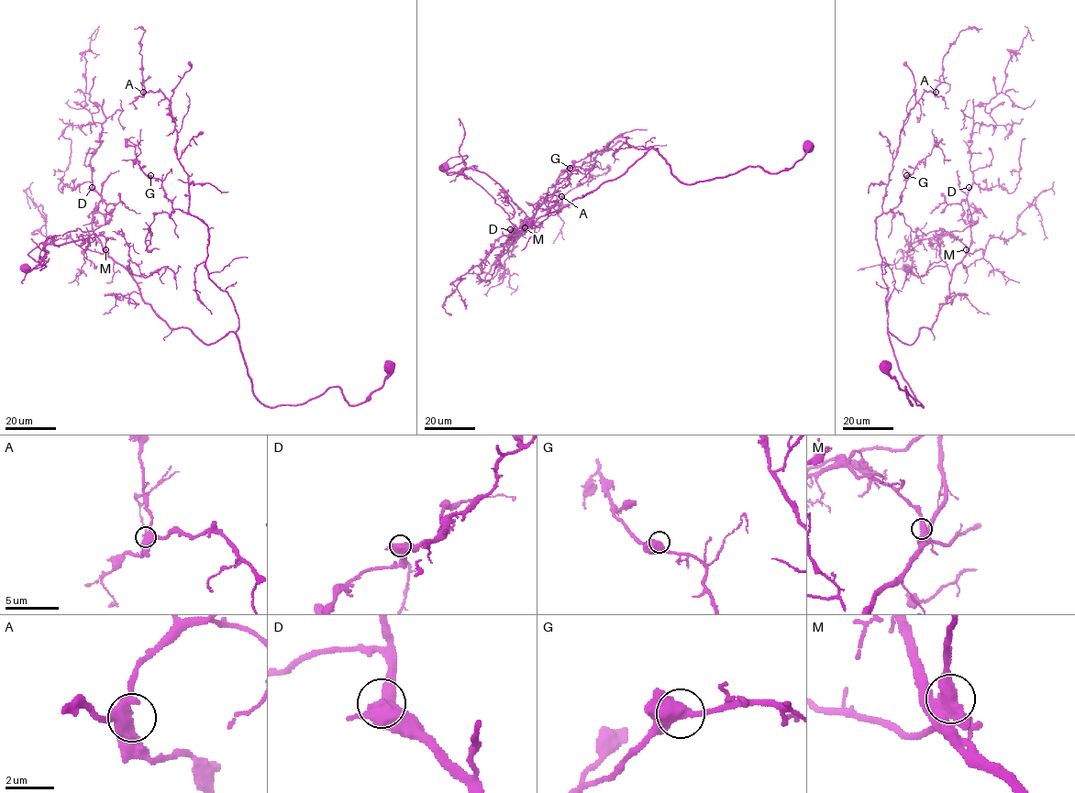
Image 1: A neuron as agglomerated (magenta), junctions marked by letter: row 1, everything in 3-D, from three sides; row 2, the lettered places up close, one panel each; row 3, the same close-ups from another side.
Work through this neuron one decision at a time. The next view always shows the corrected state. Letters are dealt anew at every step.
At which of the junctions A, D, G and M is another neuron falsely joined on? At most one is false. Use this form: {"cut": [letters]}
{"cut": ["M"]}

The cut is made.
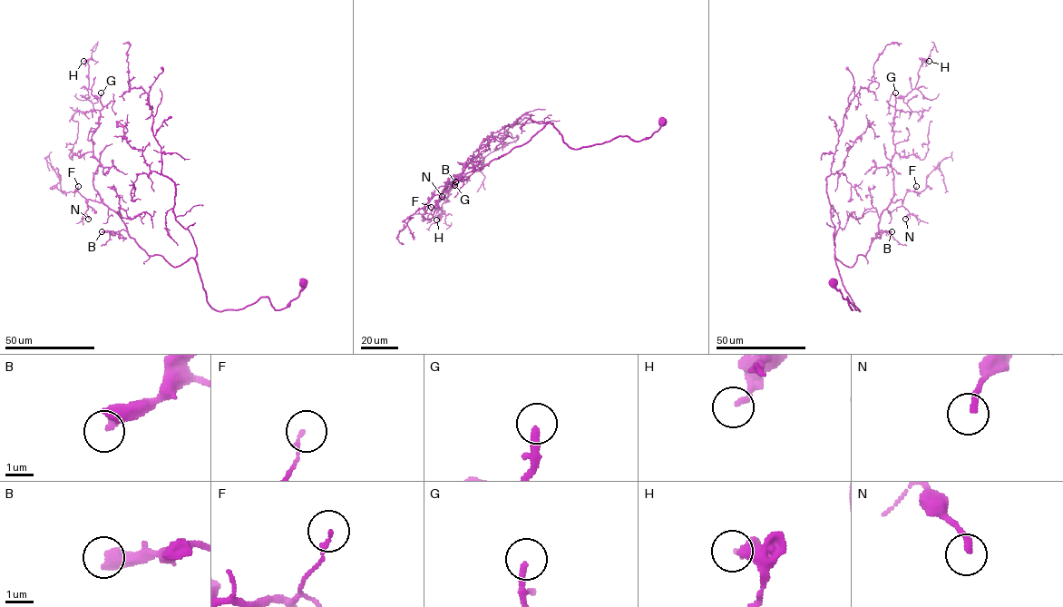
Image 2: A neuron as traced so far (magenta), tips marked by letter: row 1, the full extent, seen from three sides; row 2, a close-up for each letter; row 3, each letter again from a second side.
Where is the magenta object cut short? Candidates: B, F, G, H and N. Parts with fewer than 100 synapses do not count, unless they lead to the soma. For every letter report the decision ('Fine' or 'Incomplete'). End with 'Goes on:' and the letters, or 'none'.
B: Fine
F: Fine
G: Incomplete
H: Fine
N: Fine
Goes on: G

